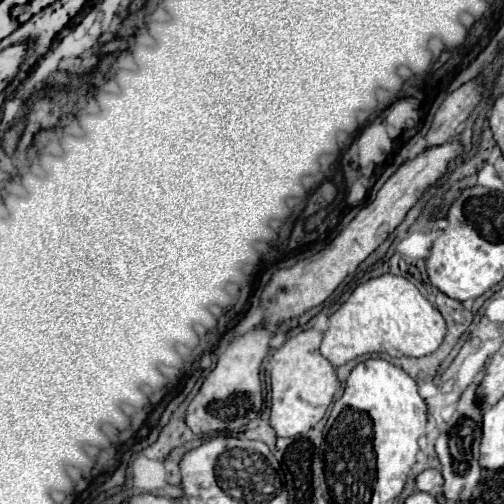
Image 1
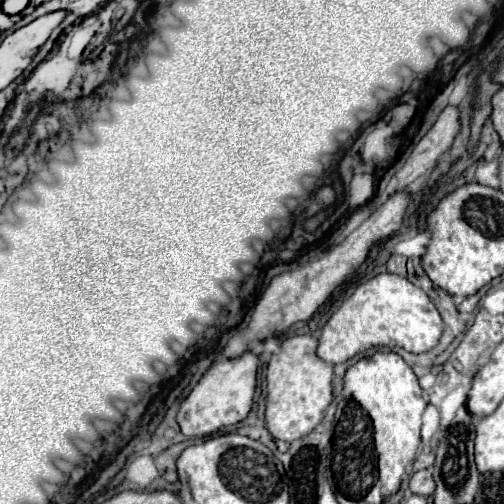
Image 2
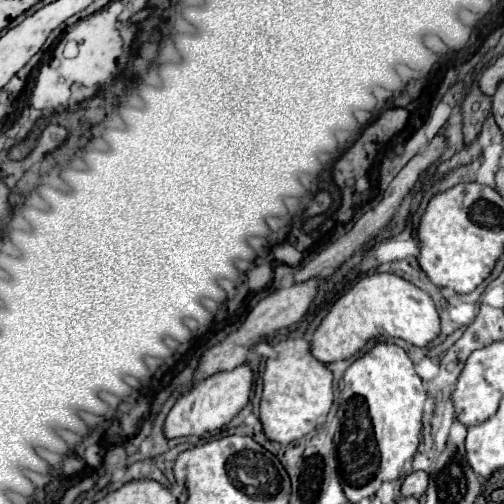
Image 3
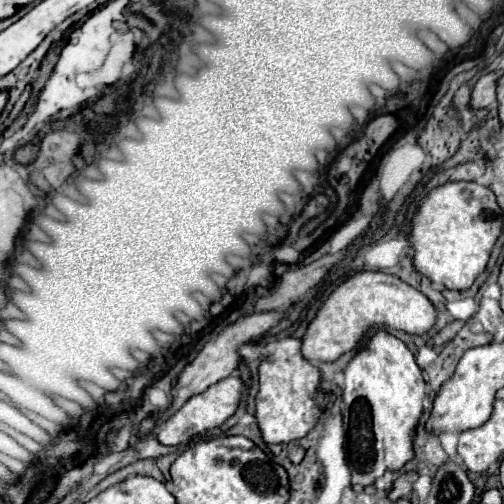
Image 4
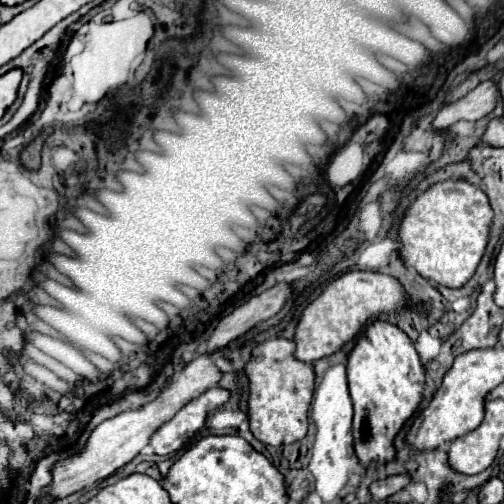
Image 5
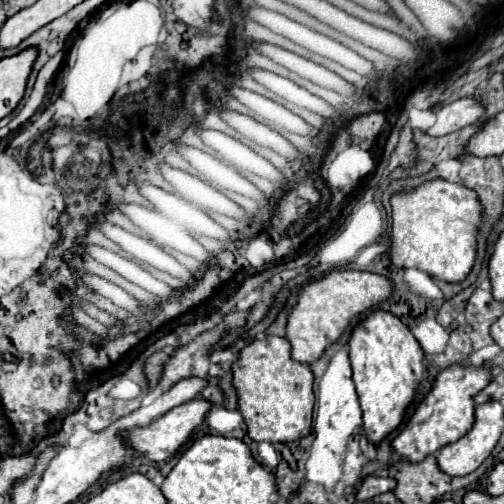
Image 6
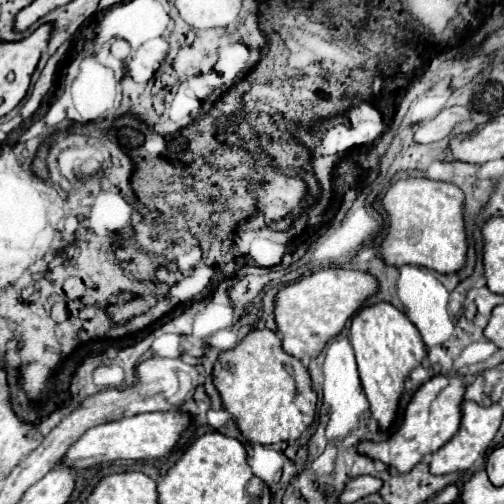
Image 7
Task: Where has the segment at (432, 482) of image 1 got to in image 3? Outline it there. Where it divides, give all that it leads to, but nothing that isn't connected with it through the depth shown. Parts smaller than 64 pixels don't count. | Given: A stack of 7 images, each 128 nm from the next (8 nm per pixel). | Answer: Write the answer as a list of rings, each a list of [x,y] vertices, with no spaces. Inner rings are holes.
[[[412,472],[406,476],[402,484],[402,496],[414,496],[420,498],[428,488],[428,474],[426,472]]]

